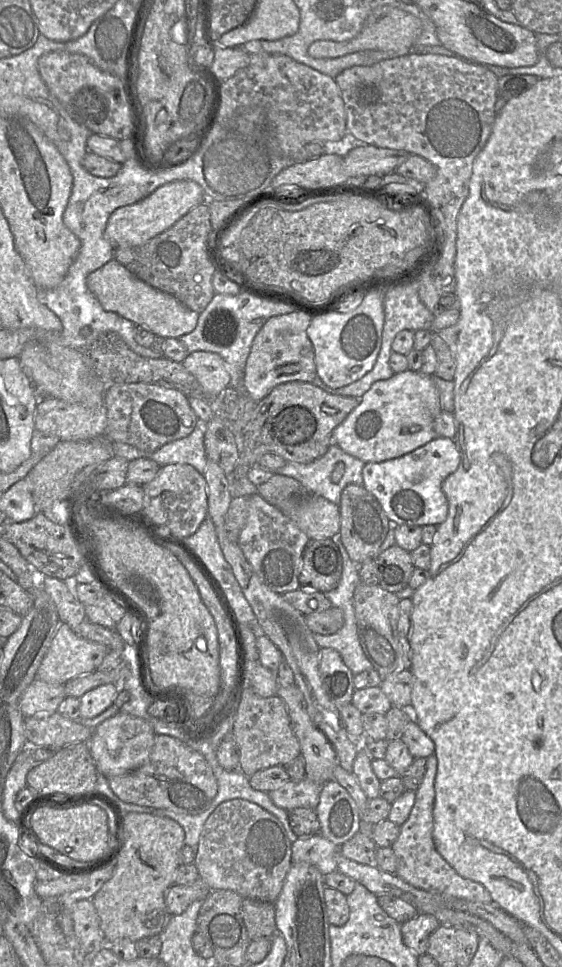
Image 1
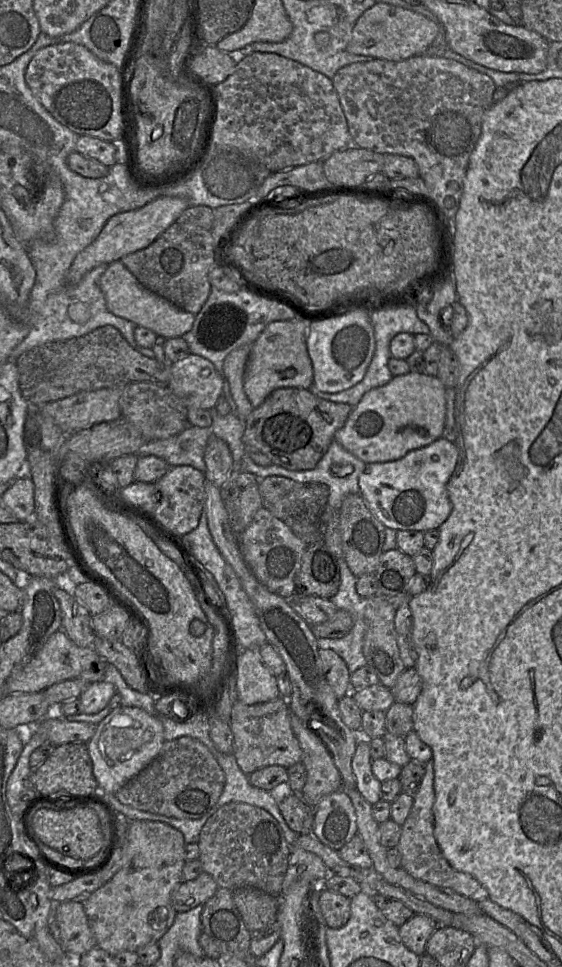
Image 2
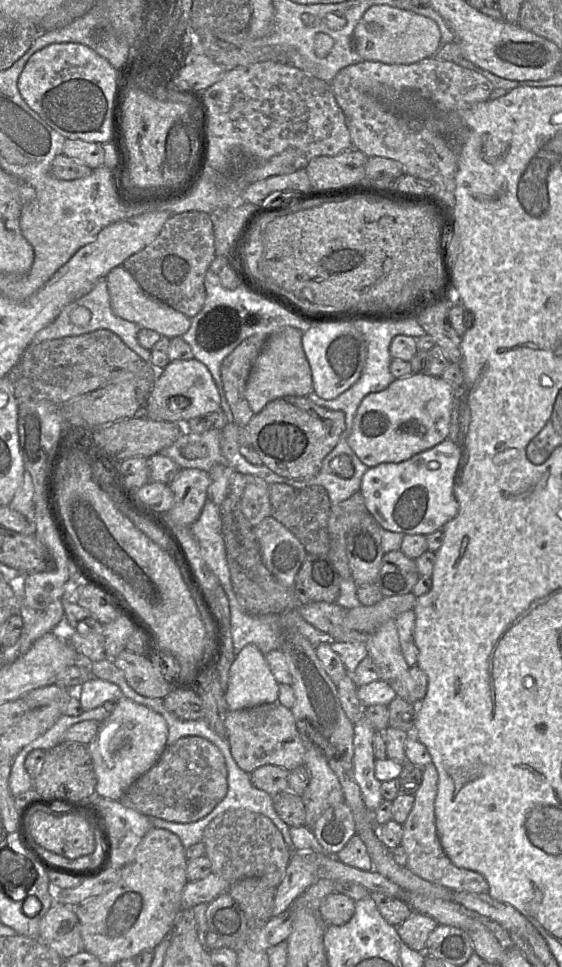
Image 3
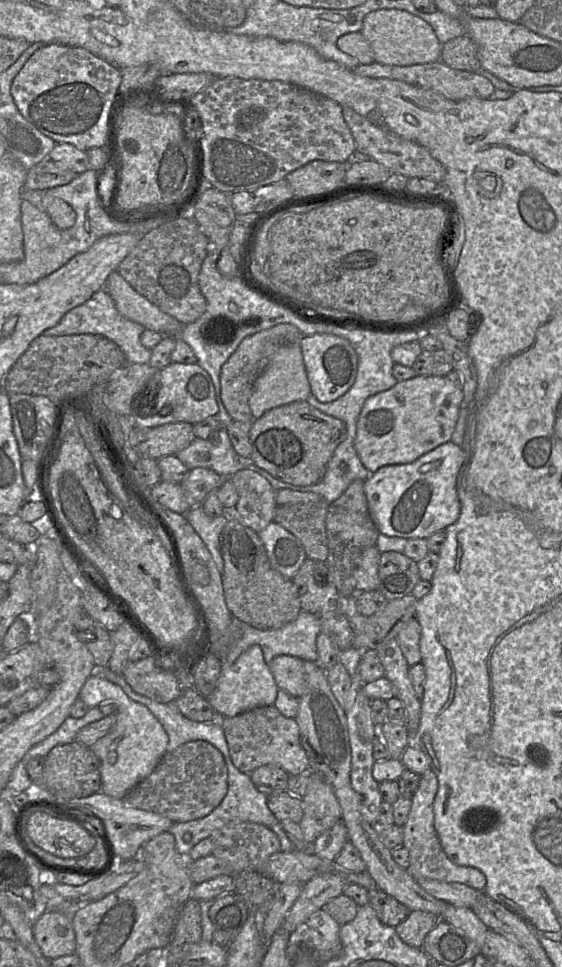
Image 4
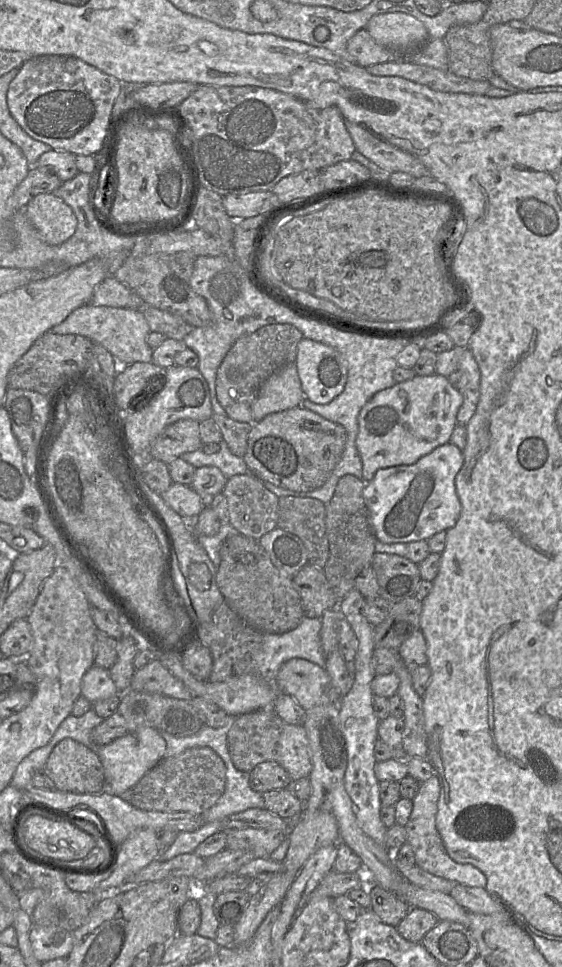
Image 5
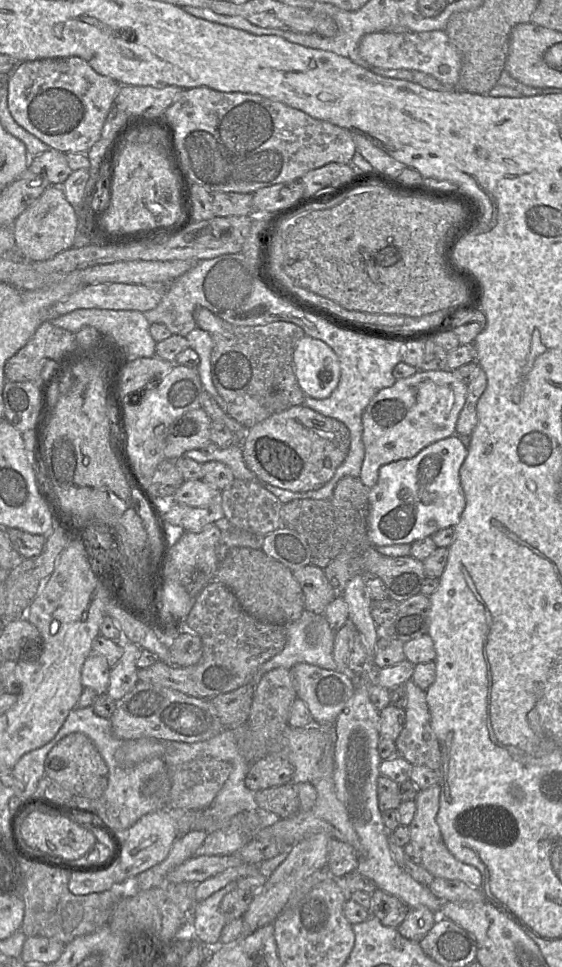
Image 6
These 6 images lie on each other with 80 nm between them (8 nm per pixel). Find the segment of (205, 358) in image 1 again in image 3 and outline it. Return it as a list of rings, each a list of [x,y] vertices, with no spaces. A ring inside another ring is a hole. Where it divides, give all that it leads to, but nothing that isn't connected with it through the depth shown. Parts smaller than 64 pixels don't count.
[[[196,358],[170,361],[165,368],[158,370],[147,404],[152,404],[152,417],[147,417],[148,419],[183,423],[183,425],[186,425],[191,418],[221,409],[220,395],[212,374],[207,366]]]

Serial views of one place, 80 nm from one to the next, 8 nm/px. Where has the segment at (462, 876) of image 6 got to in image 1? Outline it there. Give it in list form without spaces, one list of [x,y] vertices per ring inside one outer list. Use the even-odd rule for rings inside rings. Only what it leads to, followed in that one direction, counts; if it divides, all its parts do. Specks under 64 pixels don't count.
[[[427,757],[426,772],[422,783],[416,790],[416,798],[408,819],[400,826],[400,832],[391,848],[397,858],[396,875],[414,886],[444,898],[465,899],[475,902],[491,903],[488,890],[478,882],[460,876],[439,854],[433,840],[433,808],[435,800],[435,778],[437,757]]]

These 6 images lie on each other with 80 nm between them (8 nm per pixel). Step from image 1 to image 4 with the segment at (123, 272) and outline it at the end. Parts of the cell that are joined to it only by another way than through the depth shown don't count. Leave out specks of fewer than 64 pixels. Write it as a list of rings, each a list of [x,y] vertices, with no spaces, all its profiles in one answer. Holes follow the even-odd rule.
[[[117,270],[108,276],[102,288],[111,296],[117,311],[123,317],[141,324],[147,330],[179,337],[186,325],[137,293]]]

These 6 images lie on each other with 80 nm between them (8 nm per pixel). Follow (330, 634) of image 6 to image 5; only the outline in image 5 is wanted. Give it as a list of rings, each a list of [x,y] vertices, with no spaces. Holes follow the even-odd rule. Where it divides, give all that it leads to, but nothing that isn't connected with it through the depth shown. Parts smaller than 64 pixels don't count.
[[[304,615],[300,624],[293,630],[283,634],[264,634],[261,649],[253,653],[252,659],[246,666],[246,674],[256,674],[267,681],[275,681],[282,664],[292,658],[306,659],[325,669],[326,656],[320,641],[321,628],[321,618],[310,618]]]

